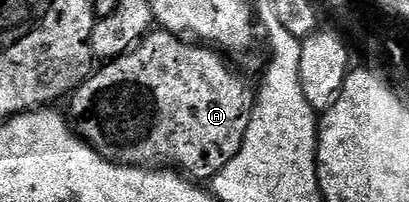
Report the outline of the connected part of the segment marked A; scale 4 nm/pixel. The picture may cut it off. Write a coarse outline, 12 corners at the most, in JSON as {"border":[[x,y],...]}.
{"border":[[151,30],[69,97],[114,164],[214,175],[255,89]]}

